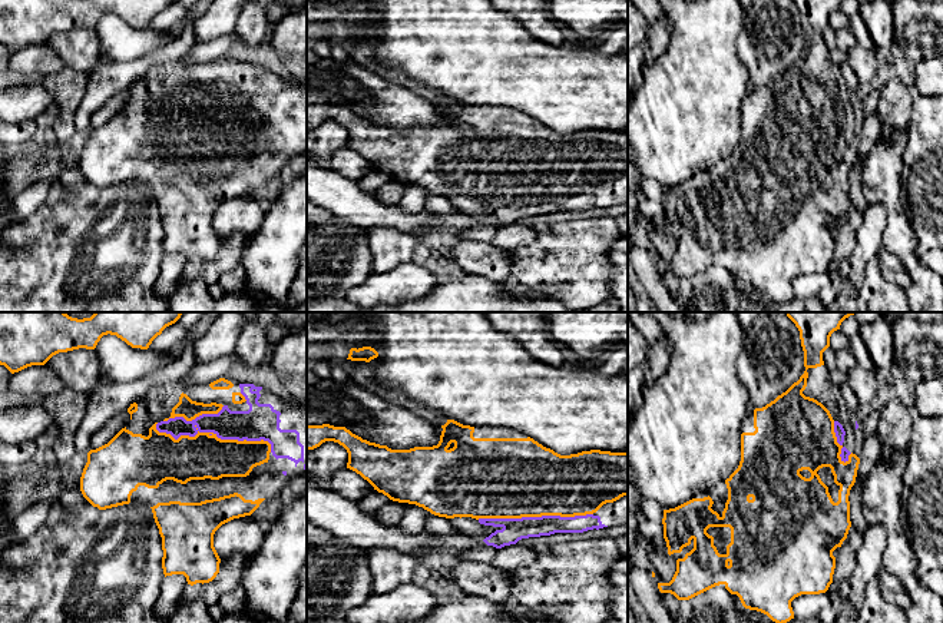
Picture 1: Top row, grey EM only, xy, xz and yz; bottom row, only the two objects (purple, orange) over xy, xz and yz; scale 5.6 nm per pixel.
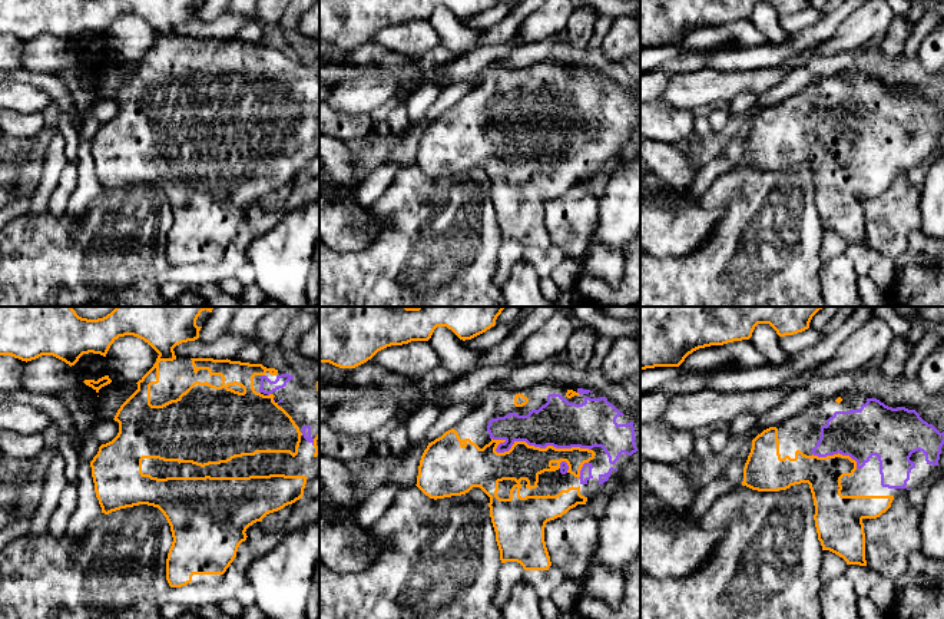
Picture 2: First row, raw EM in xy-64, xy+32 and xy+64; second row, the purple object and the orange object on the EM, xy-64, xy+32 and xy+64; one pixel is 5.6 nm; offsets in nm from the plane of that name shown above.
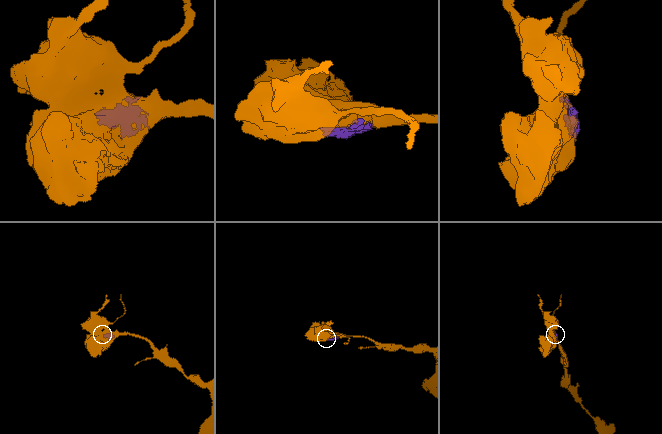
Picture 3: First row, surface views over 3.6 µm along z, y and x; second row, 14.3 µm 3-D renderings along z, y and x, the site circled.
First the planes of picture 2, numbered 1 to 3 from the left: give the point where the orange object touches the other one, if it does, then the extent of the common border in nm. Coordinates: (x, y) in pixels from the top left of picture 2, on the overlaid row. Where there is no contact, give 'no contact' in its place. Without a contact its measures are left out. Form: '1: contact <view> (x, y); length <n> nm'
1: contact xy-64 (262, 376); length 30 nm
2: contact xy+32 (535, 446); length 550 nm
3: contact xy+64 (837, 453); length 260 nm

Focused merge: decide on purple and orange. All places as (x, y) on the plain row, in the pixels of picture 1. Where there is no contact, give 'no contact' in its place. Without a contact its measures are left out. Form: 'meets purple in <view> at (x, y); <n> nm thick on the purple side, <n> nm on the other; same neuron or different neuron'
meets purple in xy at (215, 112); 190 nm thick on the purple side, 240 nm on the other; same neuron

